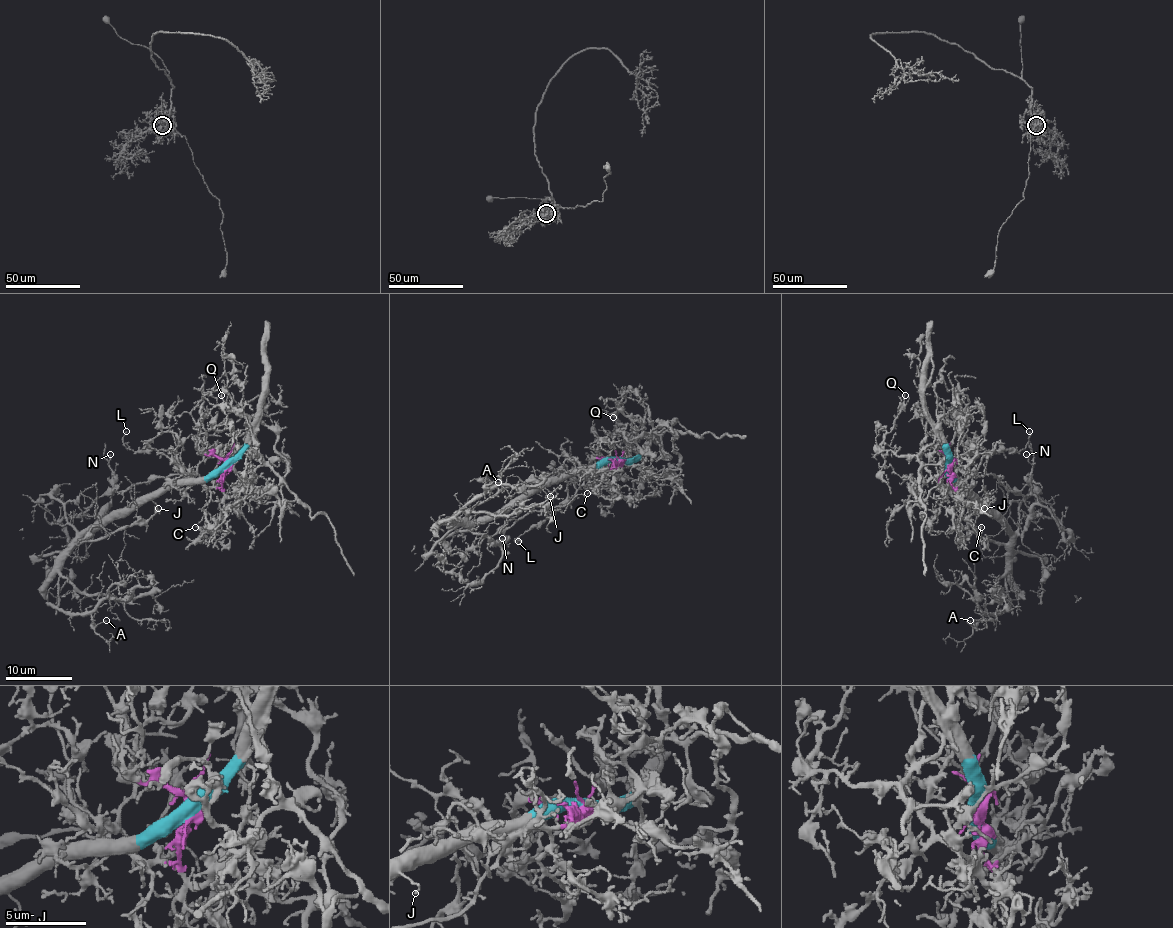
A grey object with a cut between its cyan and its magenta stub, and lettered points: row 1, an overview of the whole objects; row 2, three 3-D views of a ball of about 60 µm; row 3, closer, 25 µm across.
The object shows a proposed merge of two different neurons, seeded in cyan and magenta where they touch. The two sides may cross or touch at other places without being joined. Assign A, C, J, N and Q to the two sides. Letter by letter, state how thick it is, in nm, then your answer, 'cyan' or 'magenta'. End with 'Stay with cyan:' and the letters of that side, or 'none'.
A: calibre 100 nm; cyan
C: calibre 160 nm; magenta
J: calibre 110 nm; cyan
N: calibre 110 nm; magenta
Q: calibre 170 nm; magenta
Stay with cyan: A, J

